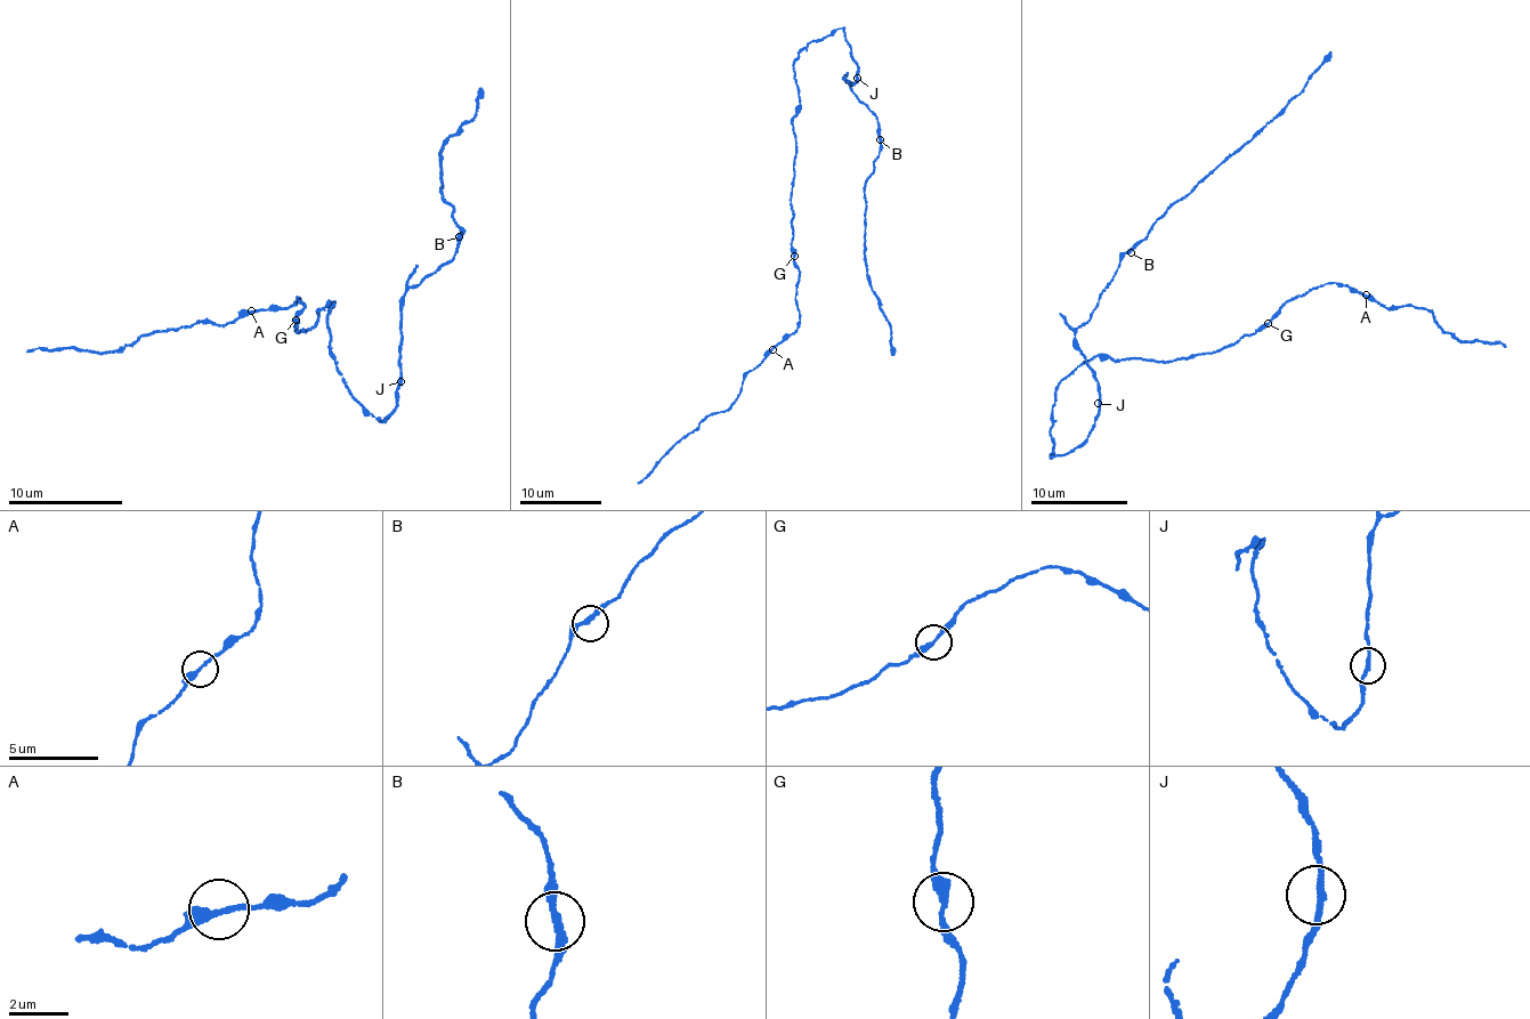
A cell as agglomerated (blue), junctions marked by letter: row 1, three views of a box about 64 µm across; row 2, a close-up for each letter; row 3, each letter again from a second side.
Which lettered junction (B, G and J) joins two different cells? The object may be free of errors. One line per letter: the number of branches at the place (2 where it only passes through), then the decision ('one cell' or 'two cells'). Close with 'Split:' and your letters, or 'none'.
B: branches 2; one cell
G: branches 2; one cell
J: branches 2; one cell
Split: none

